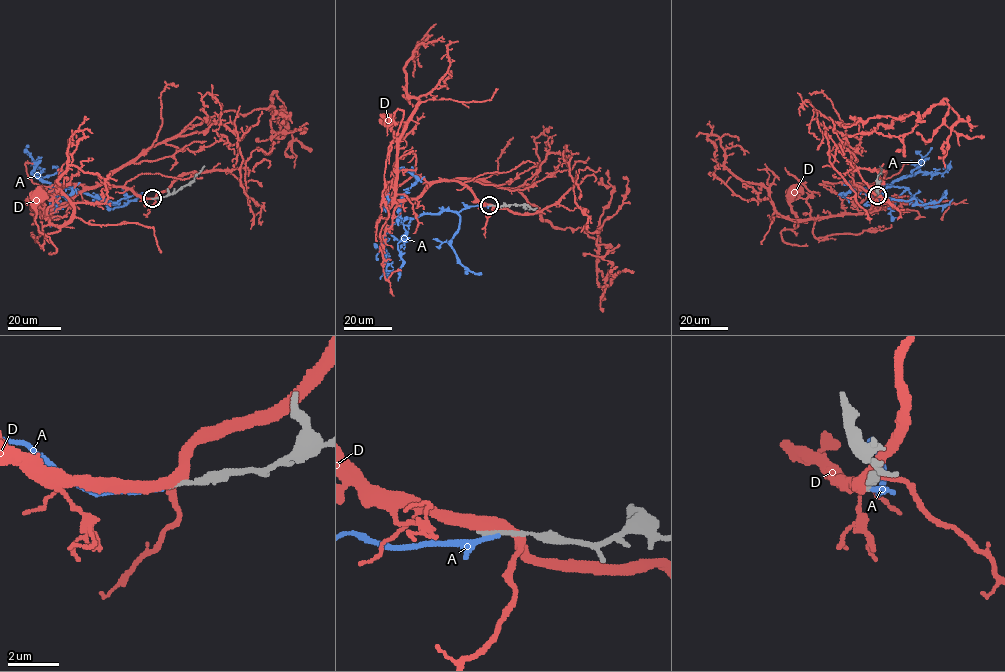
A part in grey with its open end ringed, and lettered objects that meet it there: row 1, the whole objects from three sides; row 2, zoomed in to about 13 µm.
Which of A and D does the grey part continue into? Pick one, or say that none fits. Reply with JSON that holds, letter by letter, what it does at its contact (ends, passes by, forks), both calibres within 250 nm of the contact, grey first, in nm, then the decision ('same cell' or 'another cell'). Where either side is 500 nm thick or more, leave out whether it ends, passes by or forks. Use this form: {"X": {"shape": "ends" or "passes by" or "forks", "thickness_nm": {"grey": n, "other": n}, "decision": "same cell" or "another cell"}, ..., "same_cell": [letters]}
{"A": {"shape": "ends", "thickness_nm": {"grey": 220, "other": 240}, "decision": "another cell"}, "D": {"shape": "forks", "thickness_nm": {"grey": 240, "other": 320}, "decision": "another cell"}, "same_cell": []}

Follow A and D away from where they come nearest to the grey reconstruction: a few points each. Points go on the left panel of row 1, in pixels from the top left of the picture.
A: (153, 198), (136, 194), (111, 202), (52, 187), (53, 193), (70, 187), (72, 192), (54, 196), (50, 206)
D: (154, 198), (98, 184), (49, 209), (48, 219), (60, 229), (44, 234), (35, 220), (40, 198)

